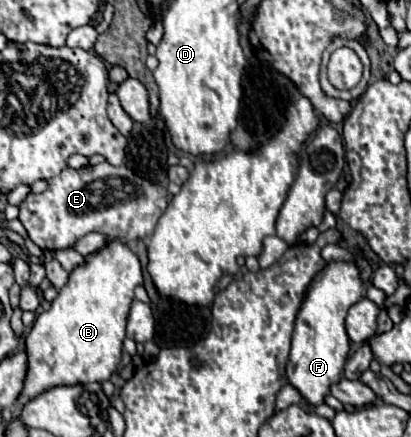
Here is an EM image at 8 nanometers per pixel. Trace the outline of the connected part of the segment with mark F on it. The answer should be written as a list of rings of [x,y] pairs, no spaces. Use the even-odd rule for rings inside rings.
[[[332,261],[318,273],[312,281],[302,309],[296,317],[292,349],[286,365],[286,379],[298,393],[308,401],[308,405],[324,403],[324,397],[330,395],[330,387],[340,381],[342,369],[350,351],[350,339],[344,329],[344,319],[356,301],[366,295],[366,285],[360,279],[360,271],[354,263]]]

